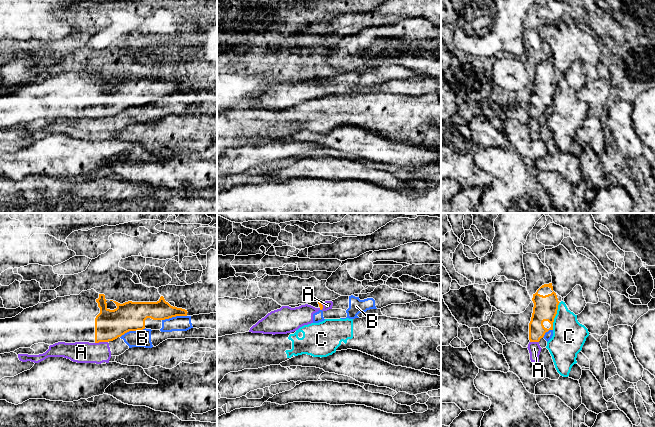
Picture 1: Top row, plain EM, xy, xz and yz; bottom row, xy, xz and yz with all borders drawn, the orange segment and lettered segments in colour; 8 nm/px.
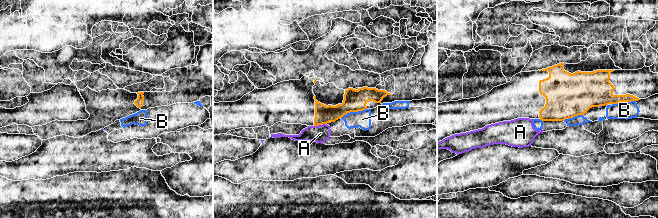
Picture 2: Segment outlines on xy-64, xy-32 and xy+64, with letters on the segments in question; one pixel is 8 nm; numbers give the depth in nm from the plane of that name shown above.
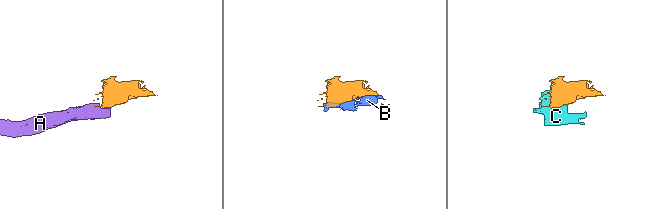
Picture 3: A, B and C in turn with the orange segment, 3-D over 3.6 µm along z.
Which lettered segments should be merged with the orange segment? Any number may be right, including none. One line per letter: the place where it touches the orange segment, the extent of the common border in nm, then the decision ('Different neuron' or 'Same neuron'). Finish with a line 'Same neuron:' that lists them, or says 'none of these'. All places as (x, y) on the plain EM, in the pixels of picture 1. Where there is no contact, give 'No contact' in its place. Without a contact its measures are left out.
A: Touches orange at xy (101, 117). Shared border 110 nm. Different neuron
B: Touches orange at xy (132, 106). Shared border 220 nm. Different neuron
C: Touches orange at yz (555, 91). Shared border 240 nm. Different neuron
Same neuron: none of these

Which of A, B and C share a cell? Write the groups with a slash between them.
A B / C

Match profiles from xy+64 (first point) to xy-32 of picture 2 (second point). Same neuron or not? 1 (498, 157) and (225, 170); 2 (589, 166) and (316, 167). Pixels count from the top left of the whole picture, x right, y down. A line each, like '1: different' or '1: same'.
1: same
2: different

